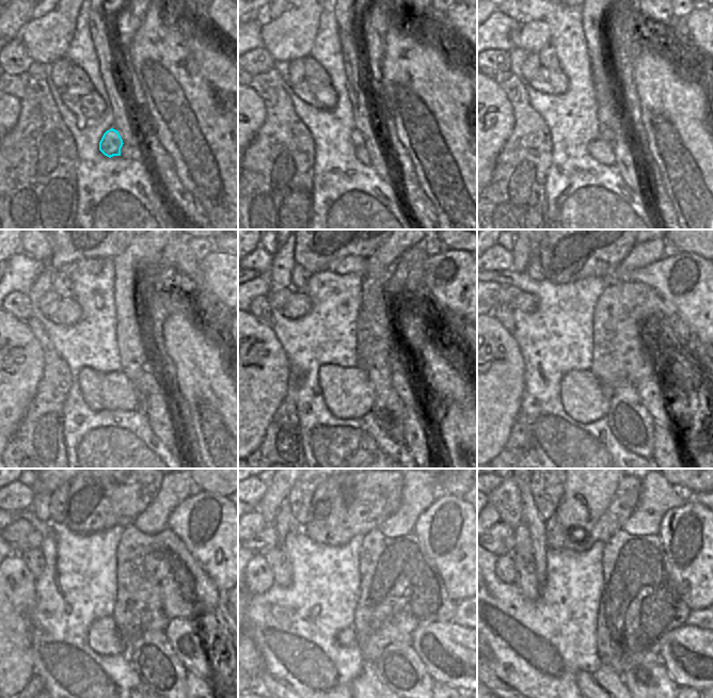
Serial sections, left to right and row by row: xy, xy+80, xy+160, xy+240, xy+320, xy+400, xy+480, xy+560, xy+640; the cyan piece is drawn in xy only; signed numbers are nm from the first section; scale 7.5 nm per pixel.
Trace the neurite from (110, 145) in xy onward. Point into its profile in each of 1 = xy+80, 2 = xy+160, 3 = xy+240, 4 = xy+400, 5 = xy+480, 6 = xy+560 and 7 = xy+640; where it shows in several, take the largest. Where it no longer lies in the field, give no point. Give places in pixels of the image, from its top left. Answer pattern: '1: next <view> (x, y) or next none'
1: next xy+80 (357, 138)
2: next xy+160 (619, 128)
3: next xy+240 (149, 381)
4: next xy+400 (654, 393)
5: next xy+480 (205, 648)
6: next xy+560 (455, 655)
7: next xy+640 (694, 657)

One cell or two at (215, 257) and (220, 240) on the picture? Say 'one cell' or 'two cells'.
two cells

